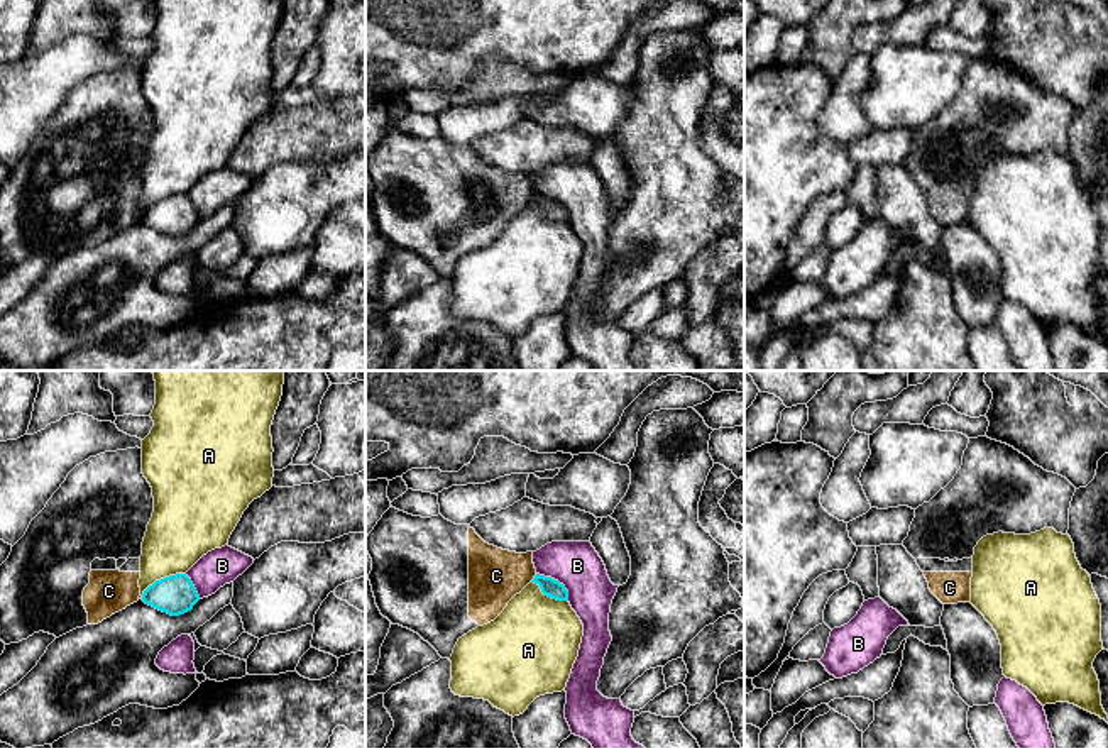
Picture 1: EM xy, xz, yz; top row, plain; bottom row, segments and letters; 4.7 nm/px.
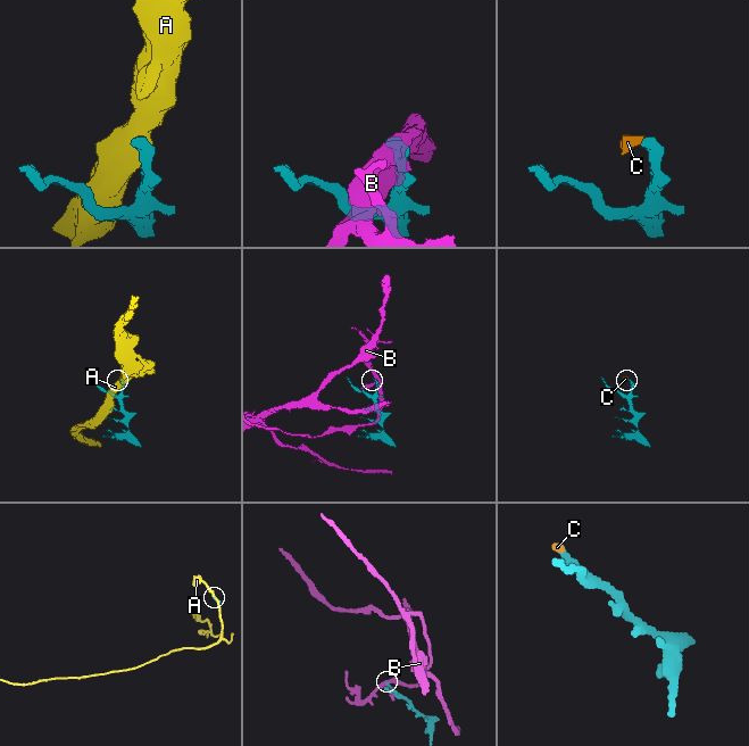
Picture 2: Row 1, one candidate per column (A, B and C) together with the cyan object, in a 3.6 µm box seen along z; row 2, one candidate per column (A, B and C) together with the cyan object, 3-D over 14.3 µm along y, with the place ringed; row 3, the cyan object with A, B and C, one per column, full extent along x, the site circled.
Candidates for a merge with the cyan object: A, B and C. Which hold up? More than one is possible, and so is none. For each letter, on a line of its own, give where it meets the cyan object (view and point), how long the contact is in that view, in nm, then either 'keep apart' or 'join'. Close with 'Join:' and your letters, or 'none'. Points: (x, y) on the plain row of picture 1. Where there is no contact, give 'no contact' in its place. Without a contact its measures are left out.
A: contact xy (161, 200); length 240 nm; keep apart
B: contact xz (557, 202); length 200 nm; keep apart
C: contact xz (535, 198); length 50 nm; keep apart
Join: none

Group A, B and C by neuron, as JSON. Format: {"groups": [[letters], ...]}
{"groups": [["A"], ["B"], ["C"]]}

